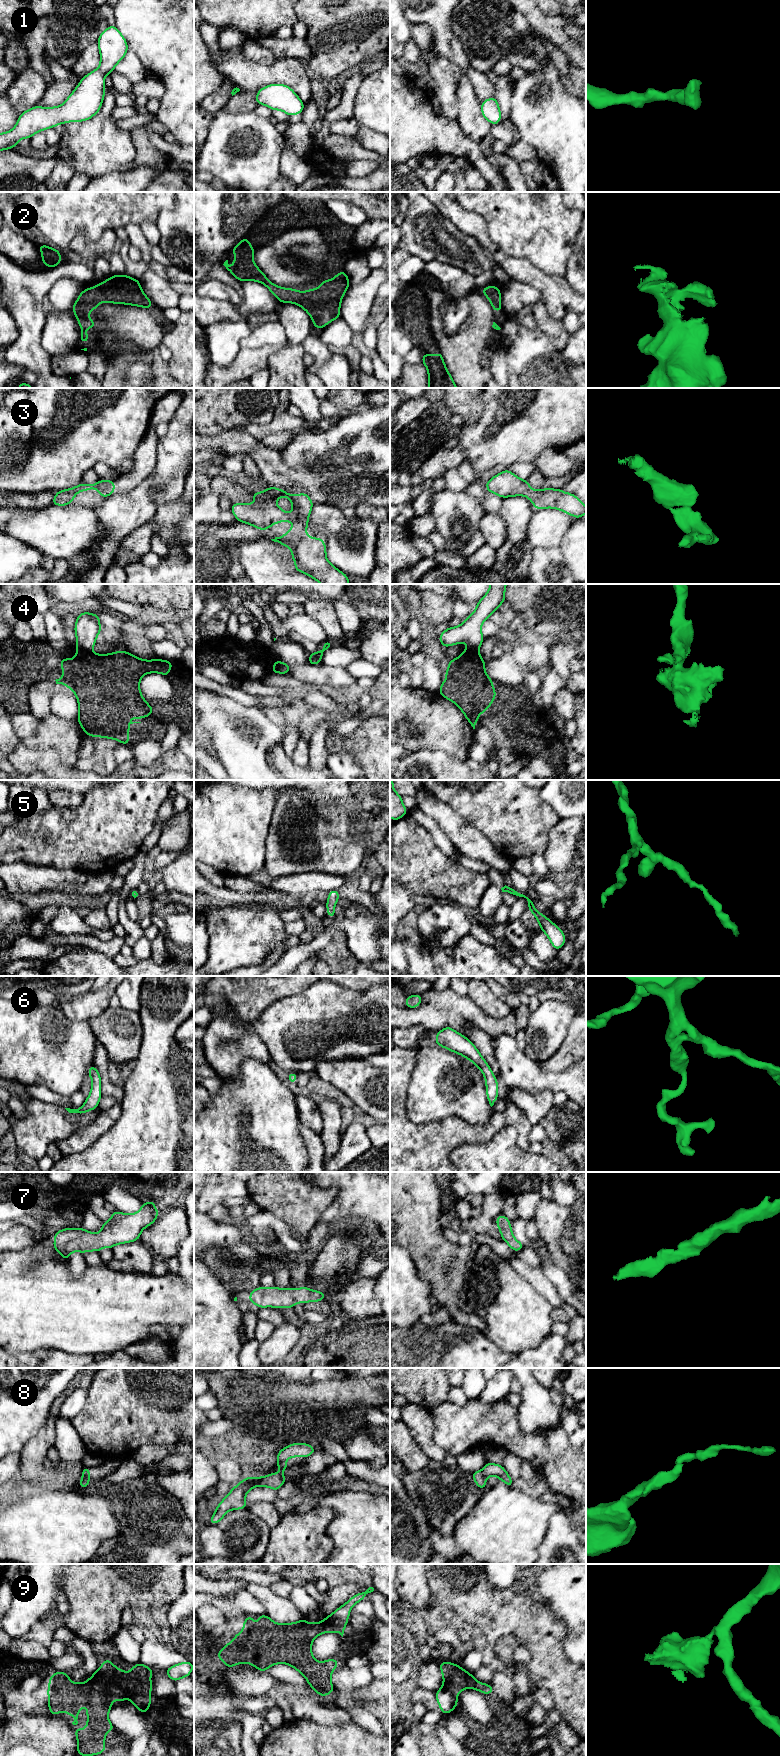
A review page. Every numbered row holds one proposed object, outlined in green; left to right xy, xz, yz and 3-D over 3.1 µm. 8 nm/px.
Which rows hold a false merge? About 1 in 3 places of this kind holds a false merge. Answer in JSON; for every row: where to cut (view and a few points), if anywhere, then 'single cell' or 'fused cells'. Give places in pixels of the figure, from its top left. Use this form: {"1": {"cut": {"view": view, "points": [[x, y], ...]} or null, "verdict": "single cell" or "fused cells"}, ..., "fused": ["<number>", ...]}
{"1": {"cut": null, "verdict": "single cell"}, "2": {"cut": null, "verdict": "single cell"}, "3": {"cut": null, "verdict": "single cell"}, "4": {"cut": {"view": "xy", "points": [[77, 647], [91, 651]]}, "verdict": "fused cells"}, "5": {"cut": null, "verdict": "single cell"}, "6": {"cut": null, "verdict": "single cell"}, "7": {"cut": null, "verdict": "single cell"}, "8": {"cut": null, "verdict": "single cell"}, "9": {"cut": {"view": "xy", "points": [[149, 1692], [137, 1692], [129, 1698]]}, "verdict": "fused cells"}, "fused": ["4", "9"]}

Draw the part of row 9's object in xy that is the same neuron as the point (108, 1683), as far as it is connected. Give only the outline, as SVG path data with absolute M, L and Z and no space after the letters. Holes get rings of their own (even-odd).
M104 1659L103 1665L98 1666L96 1672L84 1683L73 1683L66 1672L53 1672L53 1675L49 1678L47 1691L50 1714L57 1716L62 1710L68 1715L73 1715L72 1724L77 1725L77 1715L83 1705L87 1704L87 1727L85 1729L74 1729L78 1744L78 1755L91 1756L105 1753L105 1736L108 1731L115 1731L108 1719L112 1701L117 1699L119 1702L123 1702L126 1698L135 1696L139 1692L150 1693L153 1689L151 1684L153 1670L153 1668L139 1662L133 1666L130 1672L126 1672L116 1667L109 1659Z

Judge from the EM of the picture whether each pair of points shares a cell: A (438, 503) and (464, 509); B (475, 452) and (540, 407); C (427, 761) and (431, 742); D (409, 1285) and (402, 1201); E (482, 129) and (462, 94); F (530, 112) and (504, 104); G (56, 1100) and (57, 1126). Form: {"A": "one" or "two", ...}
{"A": "one", "B": "one", "C": "two", "D": "two", "E": "one", "F": "two", "G": "two"}

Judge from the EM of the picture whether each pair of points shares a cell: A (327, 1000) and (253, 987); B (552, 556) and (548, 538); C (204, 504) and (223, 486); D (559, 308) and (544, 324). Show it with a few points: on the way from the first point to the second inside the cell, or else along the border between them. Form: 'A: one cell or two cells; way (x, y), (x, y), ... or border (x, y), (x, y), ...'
A: two cells; border (310, 986), (272, 1003)
B: two cells; border (558, 546), (534, 547), (532, 549)
C: two cells; border (210, 478), (210, 490), (218, 498)
D: two cells; border (542, 299), (547, 312), (553, 318), (561, 321)

